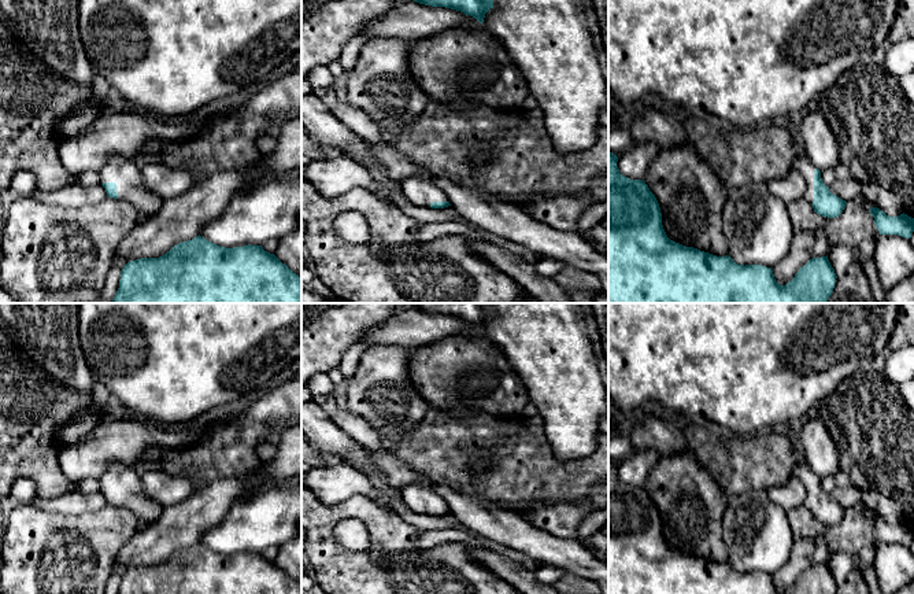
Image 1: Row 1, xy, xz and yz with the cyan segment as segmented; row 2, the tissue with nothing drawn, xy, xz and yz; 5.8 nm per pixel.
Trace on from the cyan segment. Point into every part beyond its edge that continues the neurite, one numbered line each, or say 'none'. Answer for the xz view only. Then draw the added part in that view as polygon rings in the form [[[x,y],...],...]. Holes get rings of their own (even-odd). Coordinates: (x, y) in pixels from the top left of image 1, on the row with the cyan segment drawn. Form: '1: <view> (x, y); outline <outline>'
1: xz (420, 191); outline [[[423,177],[403,180],[402,192],[412,204],[419,207],[430,207],[433,202],[449,202],[443,191]]]

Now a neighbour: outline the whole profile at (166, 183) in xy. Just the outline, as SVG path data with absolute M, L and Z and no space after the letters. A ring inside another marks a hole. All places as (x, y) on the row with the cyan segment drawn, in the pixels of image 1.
M151 162L141 167L145 187L159 198L173 199L192 188L197 178L184 170L174 170L160 162Z

